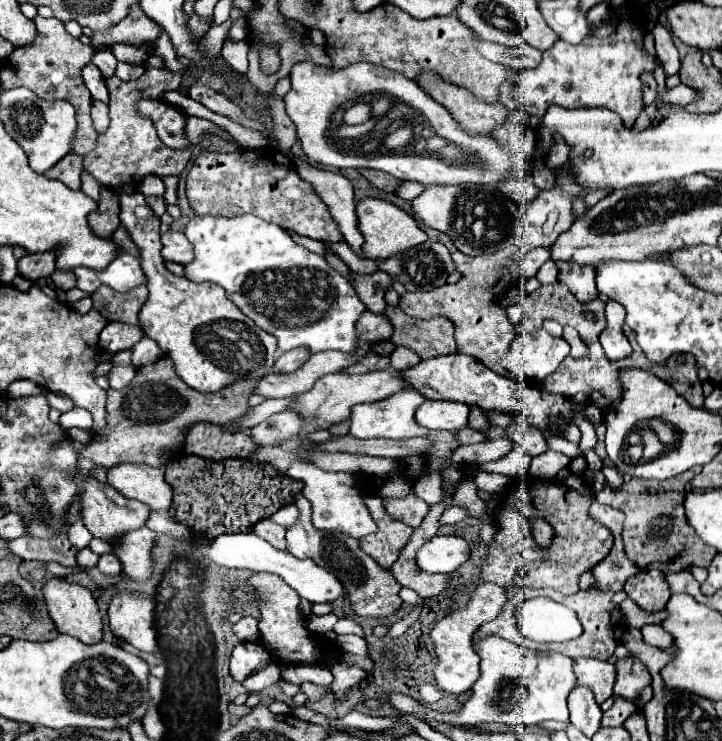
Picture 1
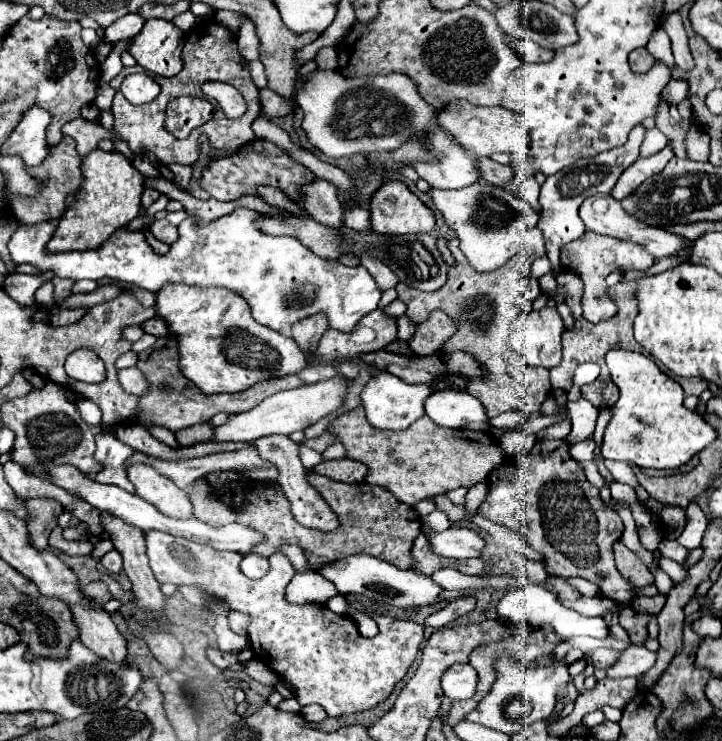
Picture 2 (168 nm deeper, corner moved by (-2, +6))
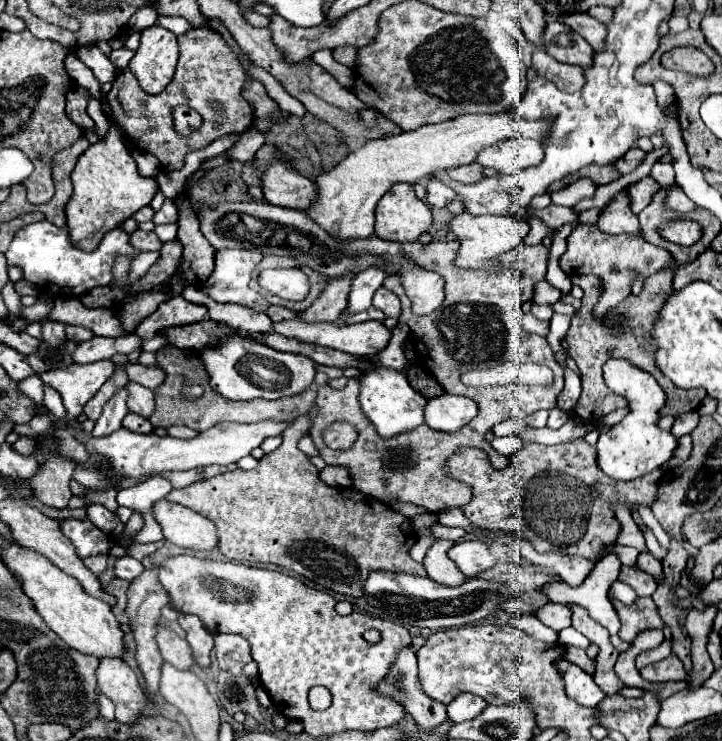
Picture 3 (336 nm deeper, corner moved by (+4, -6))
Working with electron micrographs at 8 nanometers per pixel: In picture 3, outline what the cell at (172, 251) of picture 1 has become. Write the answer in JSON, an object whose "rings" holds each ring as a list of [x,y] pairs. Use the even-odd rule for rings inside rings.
{"rings":[[[134,230],[130,234],[130,244],[138,250],[160,250],[162,242],[154,232],[144,232],[144,230]]]}

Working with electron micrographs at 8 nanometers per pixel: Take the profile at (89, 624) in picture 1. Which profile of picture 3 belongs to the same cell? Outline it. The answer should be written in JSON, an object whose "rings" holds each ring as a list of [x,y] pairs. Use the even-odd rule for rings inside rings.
{"rings":[[[102,658],[98,666],[98,688],[114,702],[116,720],[124,724],[144,718],[142,710],[148,704],[148,696],[138,682],[134,670],[118,658]]]}

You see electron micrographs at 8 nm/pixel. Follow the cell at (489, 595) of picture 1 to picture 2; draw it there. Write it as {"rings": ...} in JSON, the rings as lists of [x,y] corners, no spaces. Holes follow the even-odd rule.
{"rings":[[[454,664],[442,676],[444,694],[450,700],[466,700],[476,692],[478,674],[470,664]]]}

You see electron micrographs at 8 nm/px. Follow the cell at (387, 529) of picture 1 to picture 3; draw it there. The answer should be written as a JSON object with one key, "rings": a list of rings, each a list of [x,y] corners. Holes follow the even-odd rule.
{"rings":[[[316,408],[290,424],[282,432],[282,446],[264,454],[254,470],[236,468],[172,490],[166,500],[210,518],[218,528],[218,550],[230,560],[246,564],[270,562],[344,596],[362,596],[366,576],[374,570],[428,576],[424,566],[408,554],[408,546],[416,540],[412,538],[416,532],[410,518],[354,488],[324,484],[316,466],[298,450],[296,442],[308,434],[314,416]]]}

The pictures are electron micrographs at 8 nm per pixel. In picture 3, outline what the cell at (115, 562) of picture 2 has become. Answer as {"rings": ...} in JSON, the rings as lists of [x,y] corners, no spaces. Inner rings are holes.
{"rings":[[[126,556],[126,558],[120,558],[120,560],[116,562],[114,572],[116,572],[118,578],[124,578],[124,580],[132,582],[136,576],[140,576],[140,574],[144,572],[144,566],[142,566],[140,560]]]}

